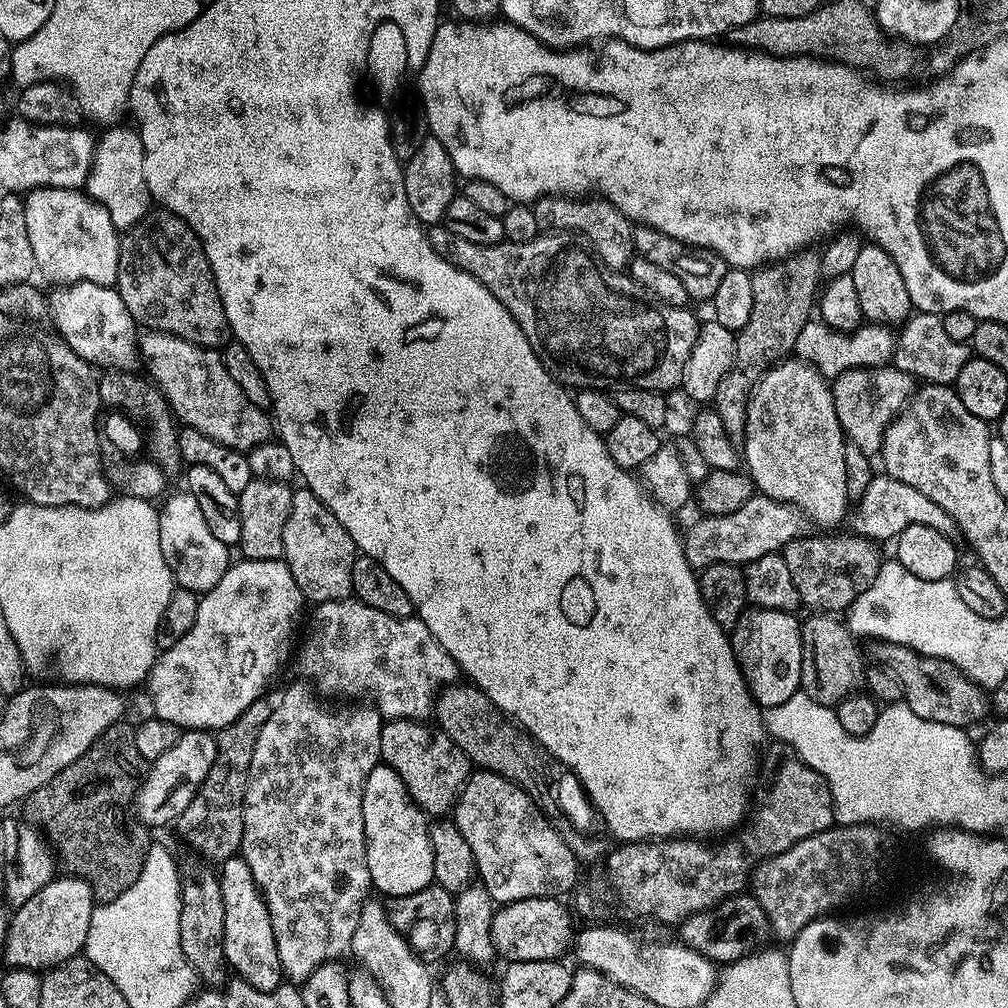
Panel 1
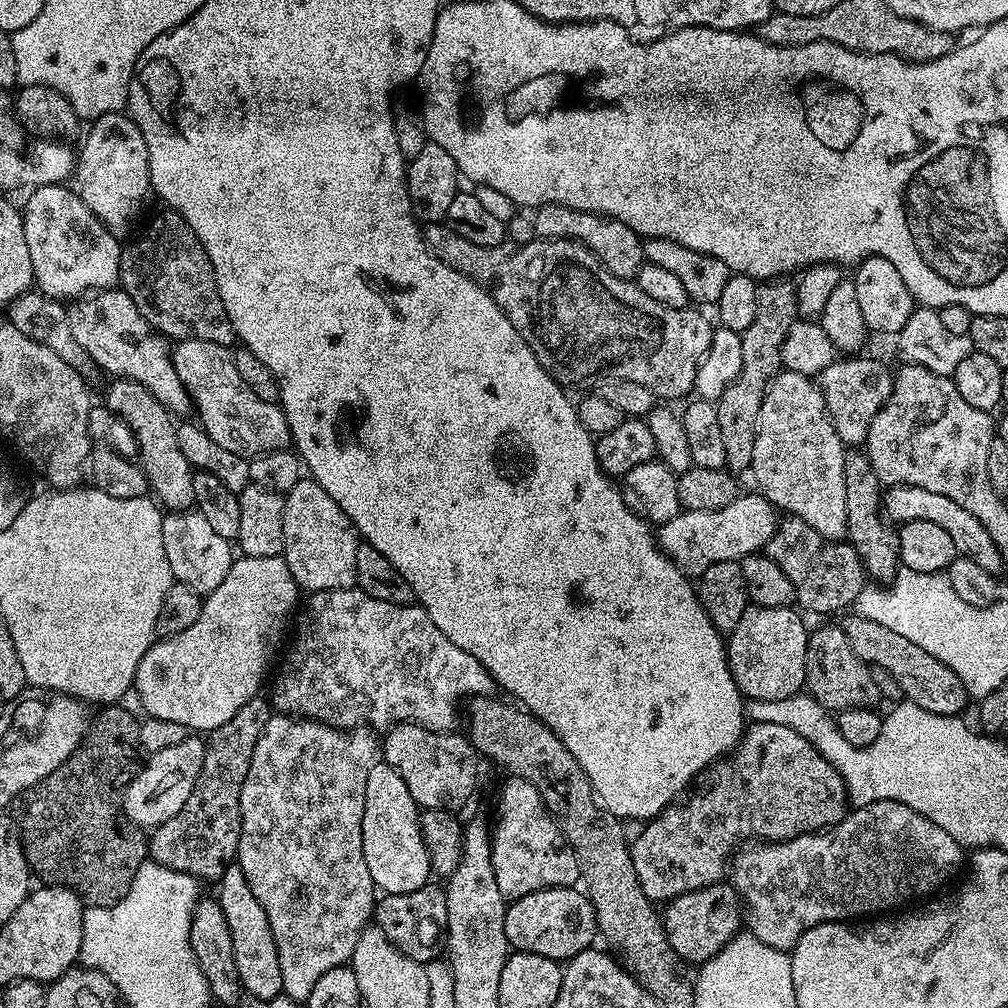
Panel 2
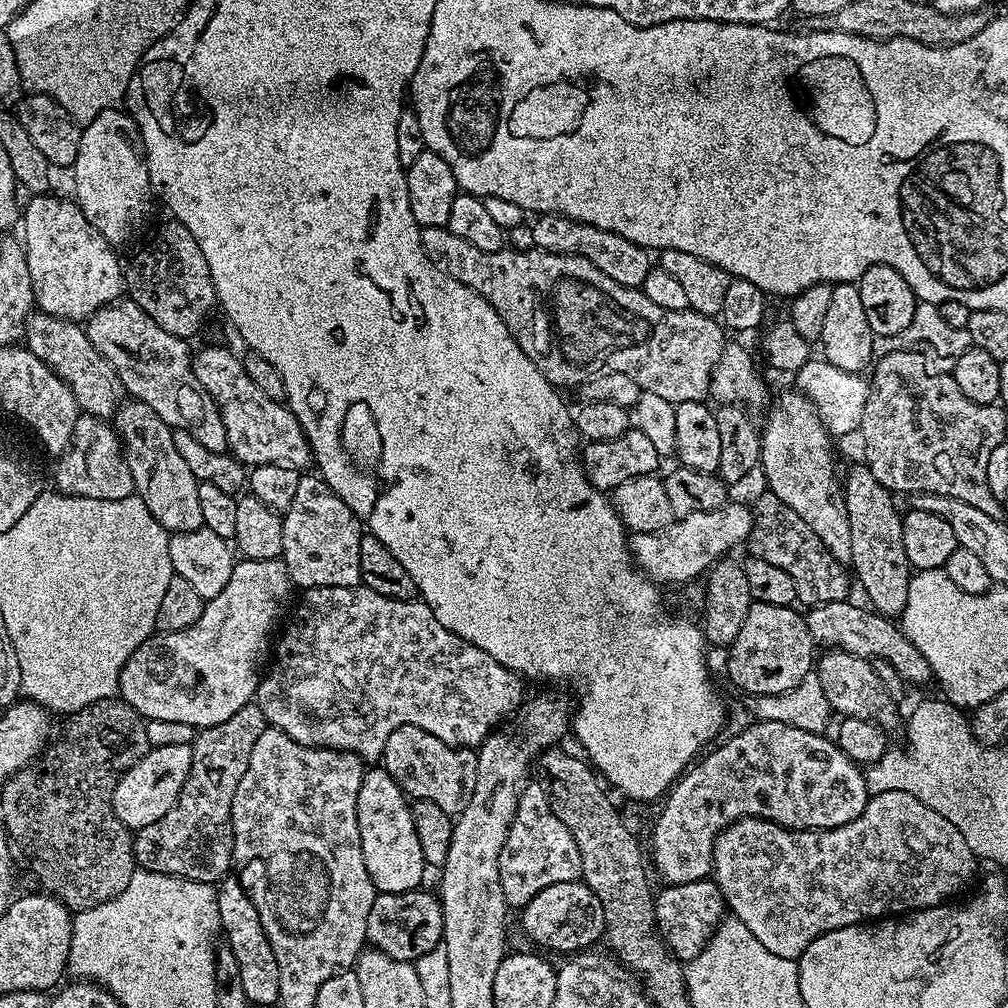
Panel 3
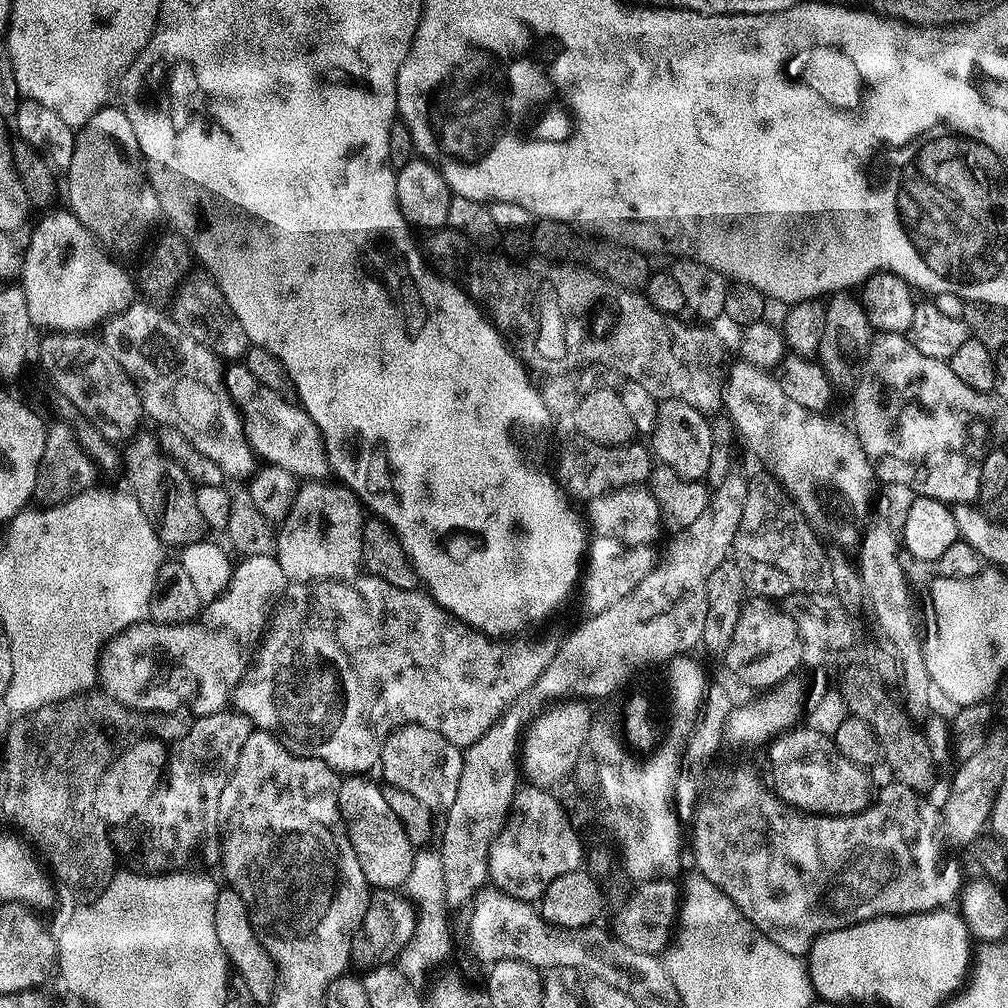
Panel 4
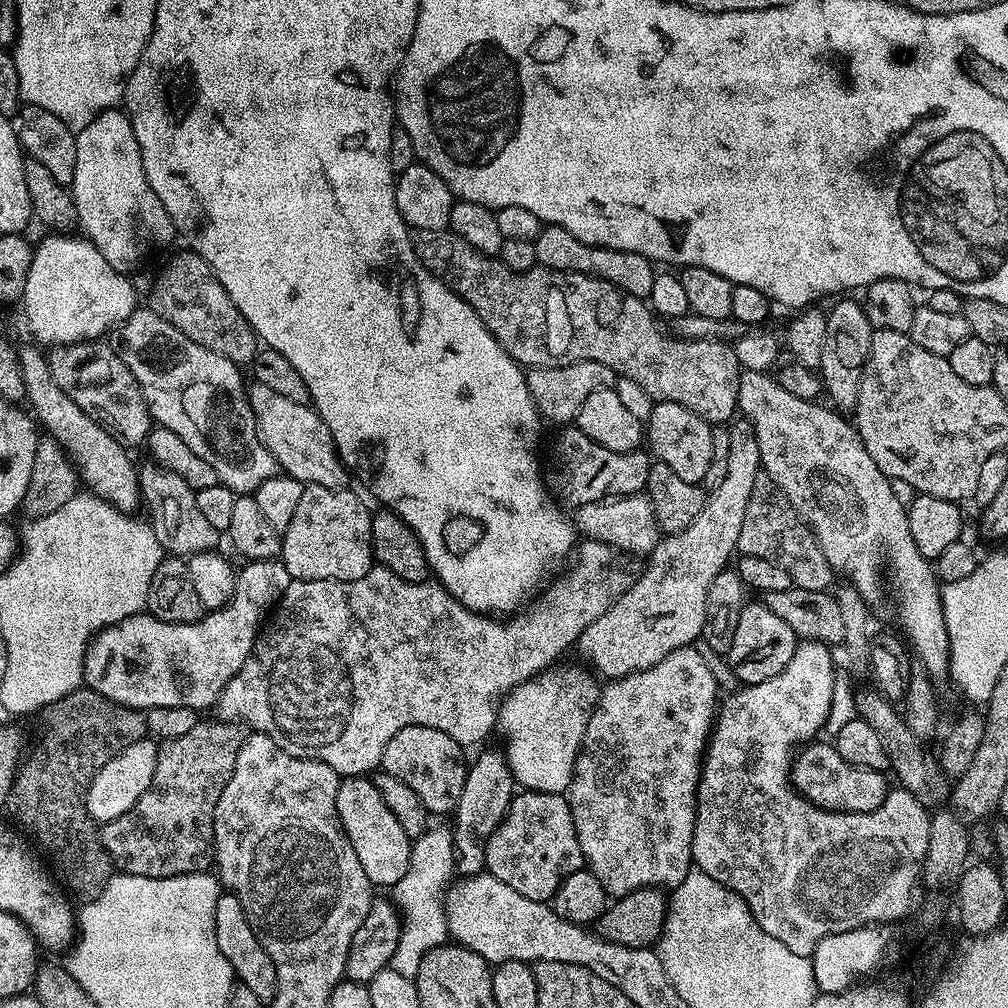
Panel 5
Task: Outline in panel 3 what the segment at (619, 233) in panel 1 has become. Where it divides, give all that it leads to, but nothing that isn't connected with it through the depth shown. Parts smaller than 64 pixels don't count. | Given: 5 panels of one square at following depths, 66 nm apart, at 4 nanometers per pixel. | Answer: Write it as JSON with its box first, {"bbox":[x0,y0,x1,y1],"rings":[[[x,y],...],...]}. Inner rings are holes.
{"bbox":[530,212,654,289],"rings":[[[556,212],[537,215],[533,220],[536,221],[531,221],[530,227],[536,247],[541,252],[557,252],[560,256],[581,256],[594,262],[594,266],[598,266],[602,274],[614,278],[614,282],[627,288],[643,289],[646,274],[650,274],[654,266],[653,257],[652,260],[648,257],[651,256],[649,249],[638,246],[610,230],[598,230],[598,226],[583,224],[569,216],[560,216]]]}

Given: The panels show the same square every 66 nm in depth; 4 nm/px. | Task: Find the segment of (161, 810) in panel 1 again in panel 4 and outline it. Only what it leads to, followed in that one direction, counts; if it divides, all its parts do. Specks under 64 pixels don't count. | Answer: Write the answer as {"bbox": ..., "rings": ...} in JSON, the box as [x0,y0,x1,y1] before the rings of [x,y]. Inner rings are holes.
{"bbox":[94,738,170,825],"rings":[[[151,738],[137,739],[125,748],[105,772],[100,773],[96,788],[94,812],[105,825],[124,824],[141,815],[153,803],[166,776],[170,757],[169,745]],[[144,739],[144,740],[143,740]]]}

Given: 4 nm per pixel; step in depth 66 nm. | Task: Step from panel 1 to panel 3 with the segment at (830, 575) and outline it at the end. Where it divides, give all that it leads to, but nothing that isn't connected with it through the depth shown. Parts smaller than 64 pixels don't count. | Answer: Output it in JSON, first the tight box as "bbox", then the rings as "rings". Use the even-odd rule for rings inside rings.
{"bbox":[746,492,849,606],"rings":[[[761,492],[756,504],[754,503],[754,523],[752,533],[746,541],[746,548],[749,548],[747,551],[786,570],[786,574],[794,578],[796,598],[801,605],[804,603],[804,606],[811,606],[849,599],[849,569],[836,561],[834,554],[830,554],[826,546],[822,546],[822,538],[818,538],[818,534],[814,534],[814,530],[810,530],[810,526],[806,526],[806,522],[798,518],[798,514],[790,510],[790,506],[786,506],[786,502],[782,502],[773,492]]]}

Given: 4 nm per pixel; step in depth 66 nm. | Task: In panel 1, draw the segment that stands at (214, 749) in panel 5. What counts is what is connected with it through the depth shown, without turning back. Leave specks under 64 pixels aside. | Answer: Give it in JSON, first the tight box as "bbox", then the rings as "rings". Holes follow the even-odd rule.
{"bbox":[174,698,273,862],"rings":[[[261,698],[250,702],[232,724],[219,729],[216,737],[216,757],[214,766],[210,766],[210,774],[202,782],[198,794],[192,804],[176,821],[174,829],[197,852],[208,860],[223,862],[240,852],[240,843],[244,833],[244,795],[248,789],[250,774],[250,758],[254,758],[254,742],[258,742],[258,734],[262,734],[262,726],[270,718],[273,701]]]}

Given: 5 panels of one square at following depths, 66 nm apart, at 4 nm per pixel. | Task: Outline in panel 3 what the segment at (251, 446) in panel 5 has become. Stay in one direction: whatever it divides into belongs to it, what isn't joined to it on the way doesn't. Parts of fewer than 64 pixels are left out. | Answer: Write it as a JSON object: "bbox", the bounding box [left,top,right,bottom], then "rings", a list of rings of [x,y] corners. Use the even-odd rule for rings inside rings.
{"bbox":[86,298,228,451],"rings":[[[127,298],[102,306],[89,316],[86,331],[90,342],[94,342],[94,350],[114,366],[131,399],[146,402],[146,406],[150,406],[150,410],[154,410],[154,414],[173,430],[185,428],[202,442],[202,446],[225,451],[228,439],[220,411],[192,372],[194,356],[191,351],[188,353],[189,341],[185,337],[162,330],[146,310]]]}

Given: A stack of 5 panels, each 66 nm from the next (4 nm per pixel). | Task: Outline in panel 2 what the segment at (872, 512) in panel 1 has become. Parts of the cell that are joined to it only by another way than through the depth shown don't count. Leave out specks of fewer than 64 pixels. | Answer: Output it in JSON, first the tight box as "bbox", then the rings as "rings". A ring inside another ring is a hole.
{"bbox":[882,484,1001,573],"rings":[[[894,484],[883,493],[882,512],[896,526],[915,520],[934,522],[937,526],[942,526],[942,530],[946,530],[946,534],[950,534],[959,555],[968,556],[974,562],[978,562],[978,566],[983,566],[984,569],[991,572],[999,573],[1001,571],[1000,551],[994,538],[990,538],[990,534],[986,534],[982,522],[978,522],[978,518],[974,518],[974,514],[970,514],[970,510],[962,510],[962,506],[958,506],[958,502],[950,502],[950,498],[946,498],[942,494],[922,490],[922,486]]]}

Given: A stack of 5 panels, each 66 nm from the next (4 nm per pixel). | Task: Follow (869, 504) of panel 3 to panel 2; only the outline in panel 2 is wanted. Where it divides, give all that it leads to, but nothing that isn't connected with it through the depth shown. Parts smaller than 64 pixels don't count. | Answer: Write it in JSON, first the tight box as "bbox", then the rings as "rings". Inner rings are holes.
{"bbox":[842,450,900,586],"rings":[[[848,450],[844,454],[842,474],[846,481],[846,518],[850,543],[864,563],[864,571],[873,581],[887,586],[896,577],[900,563],[900,537],[897,529],[882,515],[882,485],[867,451]]]}

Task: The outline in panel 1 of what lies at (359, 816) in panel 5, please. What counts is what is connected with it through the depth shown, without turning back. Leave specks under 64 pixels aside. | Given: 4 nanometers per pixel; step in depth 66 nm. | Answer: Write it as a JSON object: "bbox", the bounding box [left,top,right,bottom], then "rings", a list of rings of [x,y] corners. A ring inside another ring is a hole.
{"bbox":[362,762,434,898],"rings":[[[381,762],[374,766],[374,770],[370,770],[362,794],[362,818],[366,834],[366,862],[375,891],[385,892],[385,897],[391,898],[414,894],[433,883],[434,850],[430,846],[429,817],[413,802],[402,778],[394,774],[389,764]]]}

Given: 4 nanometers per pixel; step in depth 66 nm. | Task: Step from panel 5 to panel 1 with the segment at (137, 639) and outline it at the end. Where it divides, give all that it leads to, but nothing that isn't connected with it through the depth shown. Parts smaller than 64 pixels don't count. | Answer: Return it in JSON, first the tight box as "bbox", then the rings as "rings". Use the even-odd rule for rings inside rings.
{"bbox":[146,560,306,730],"rings":[[[238,560],[229,563],[223,578],[199,597],[198,618],[178,642],[163,649],[152,663],[146,689],[152,699],[155,719],[174,722],[182,730],[219,730],[250,706],[250,702],[265,695],[264,687],[280,668],[280,663],[292,648],[292,635],[296,632],[296,619],[300,607],[306,604],[294,574],[287,564],[279,560]]]}

